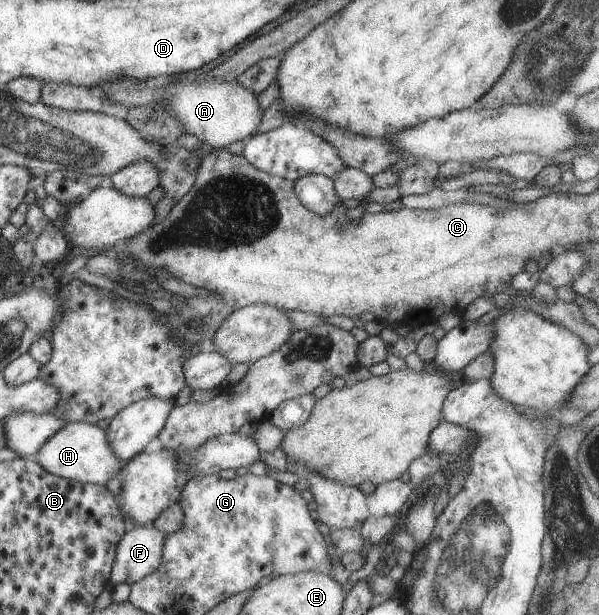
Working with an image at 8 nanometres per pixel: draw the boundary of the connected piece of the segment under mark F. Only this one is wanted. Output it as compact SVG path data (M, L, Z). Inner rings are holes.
M149 524L127 528L126 533L119 539L115 549L115 558L109 577L112 586L114 587L120 583L131 585L155 572L162 563L166 535Z

